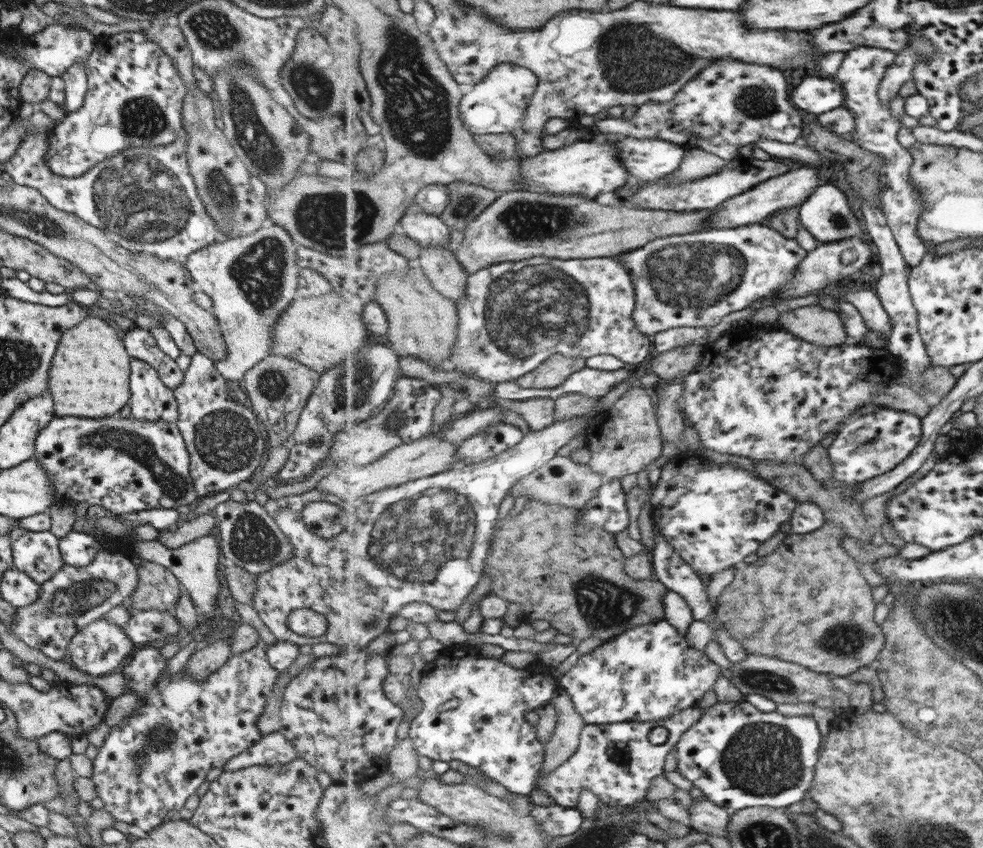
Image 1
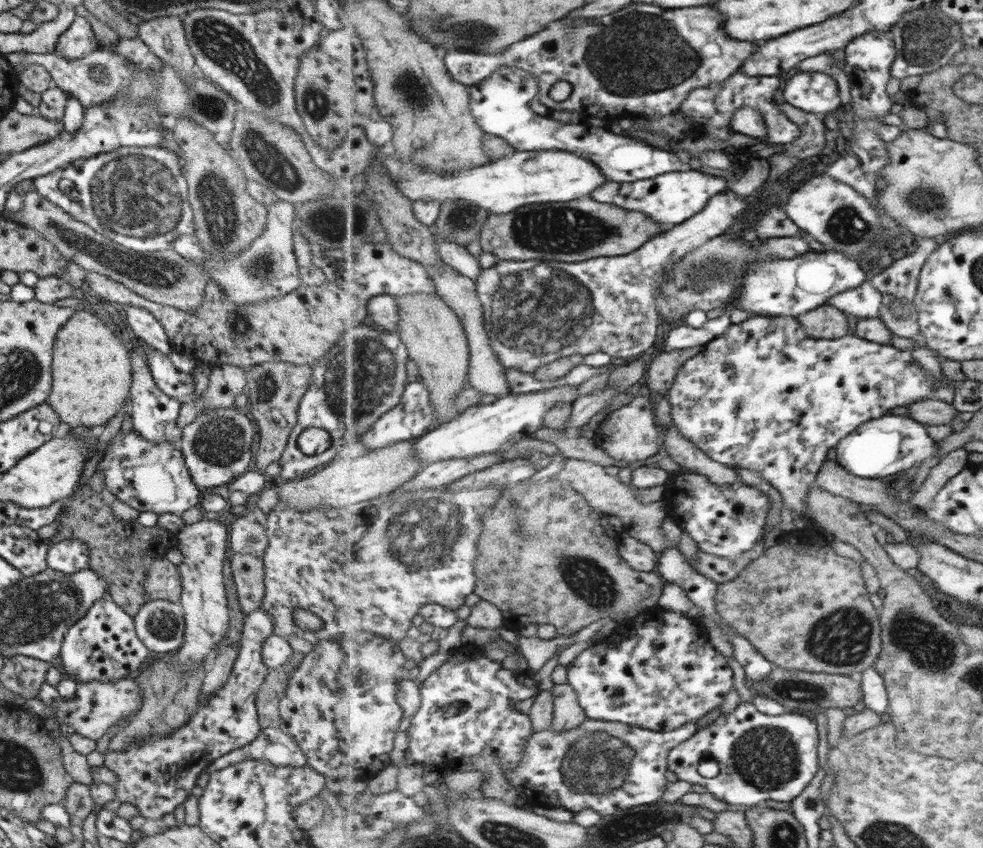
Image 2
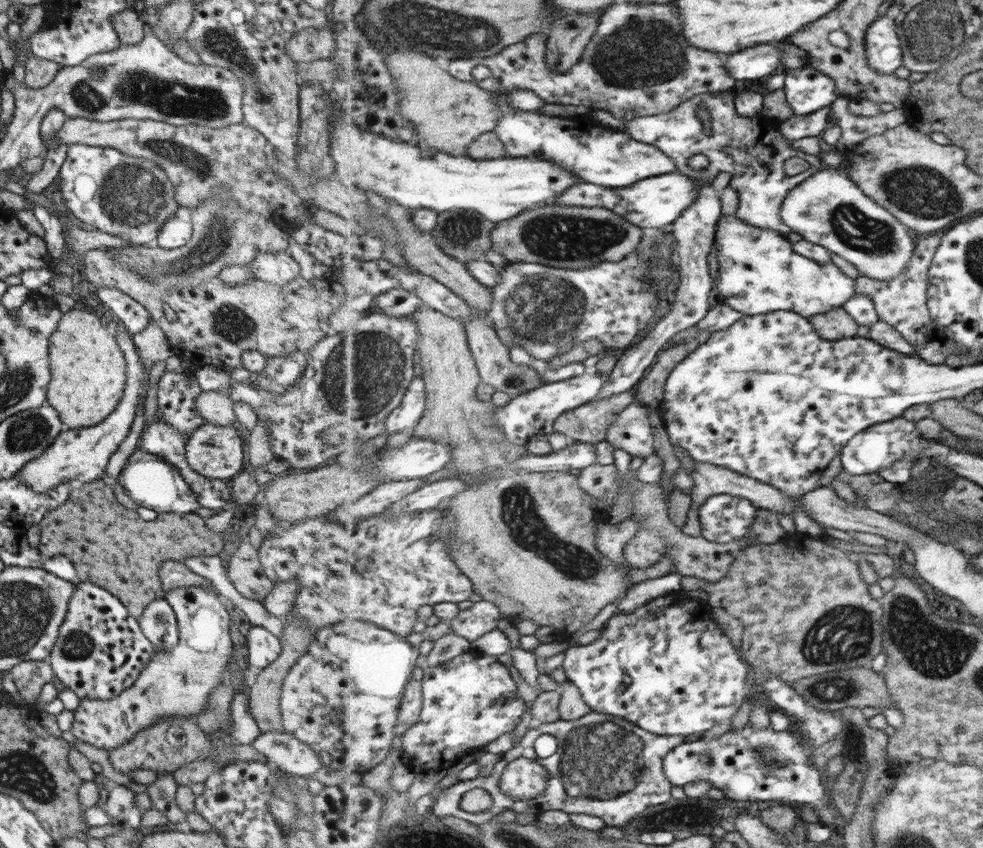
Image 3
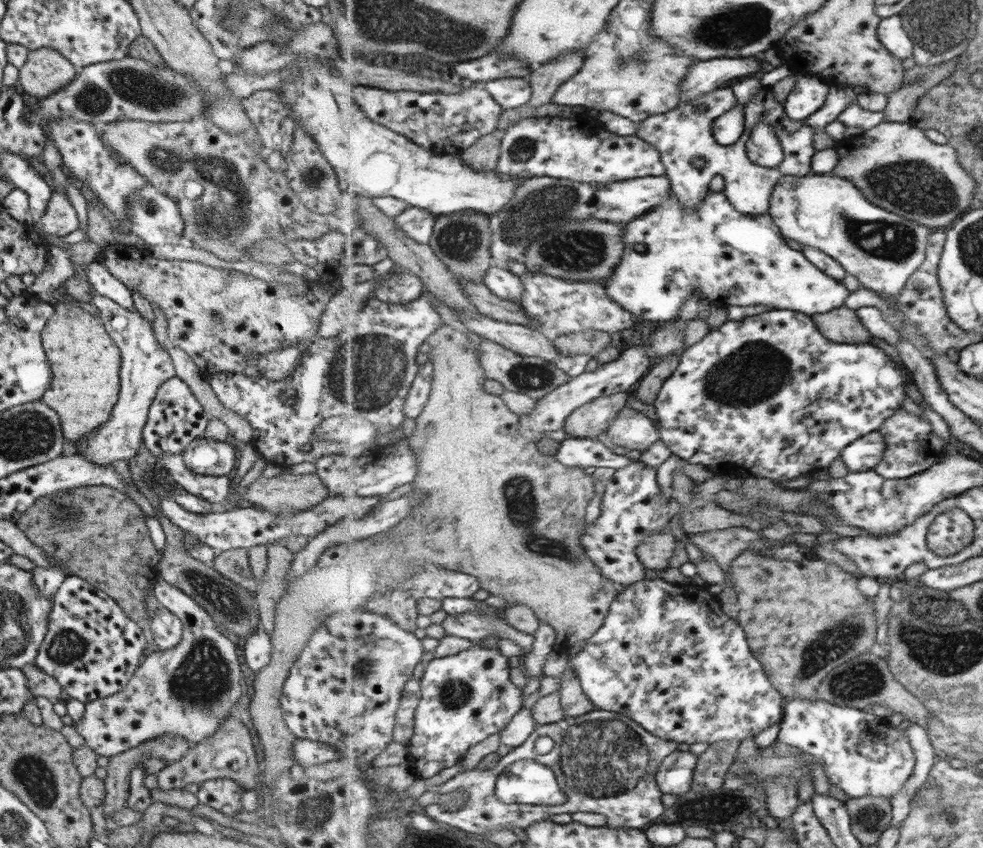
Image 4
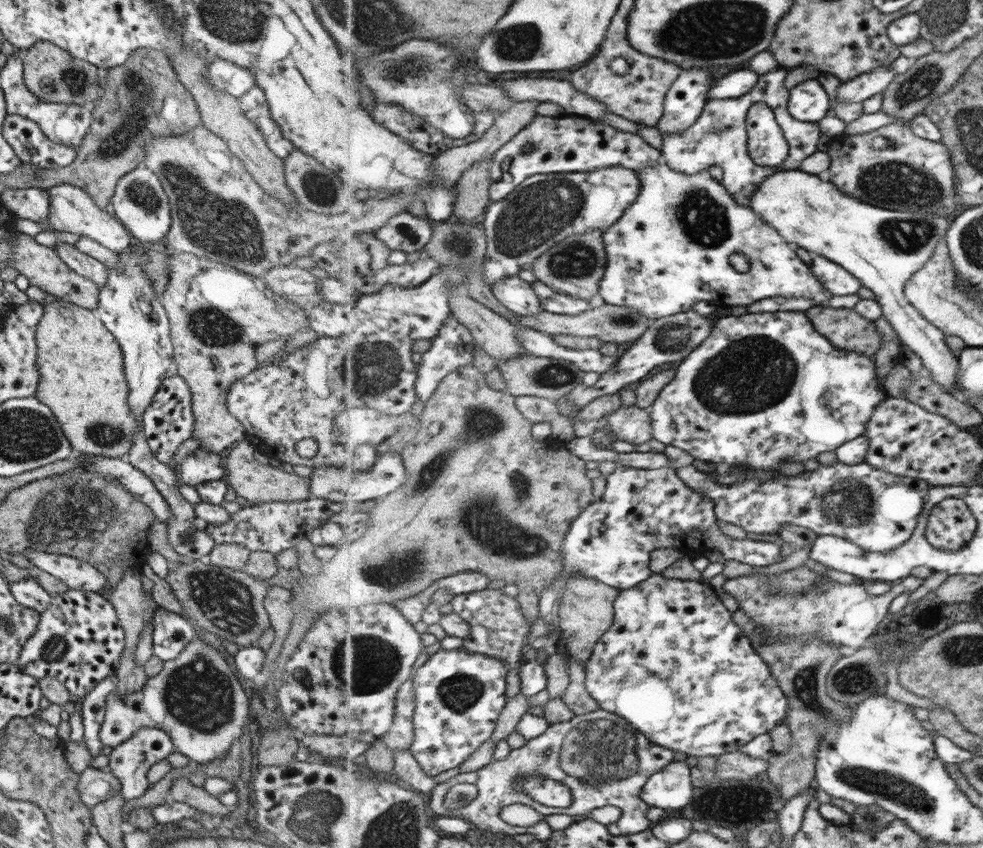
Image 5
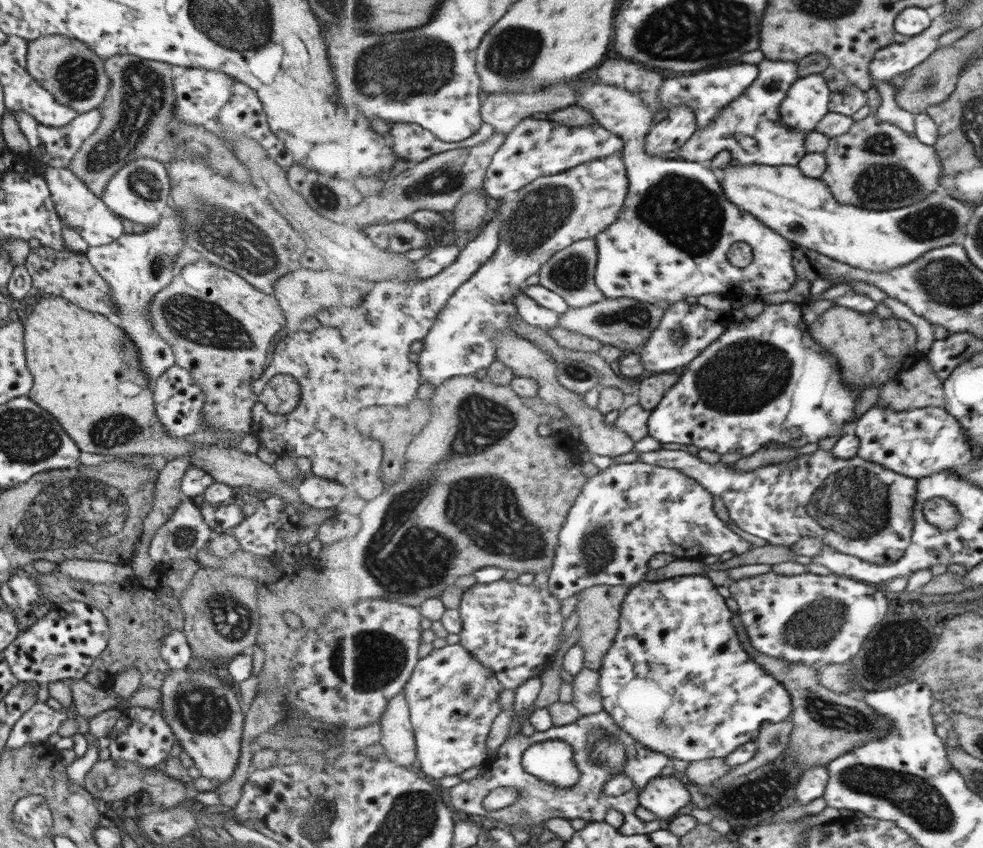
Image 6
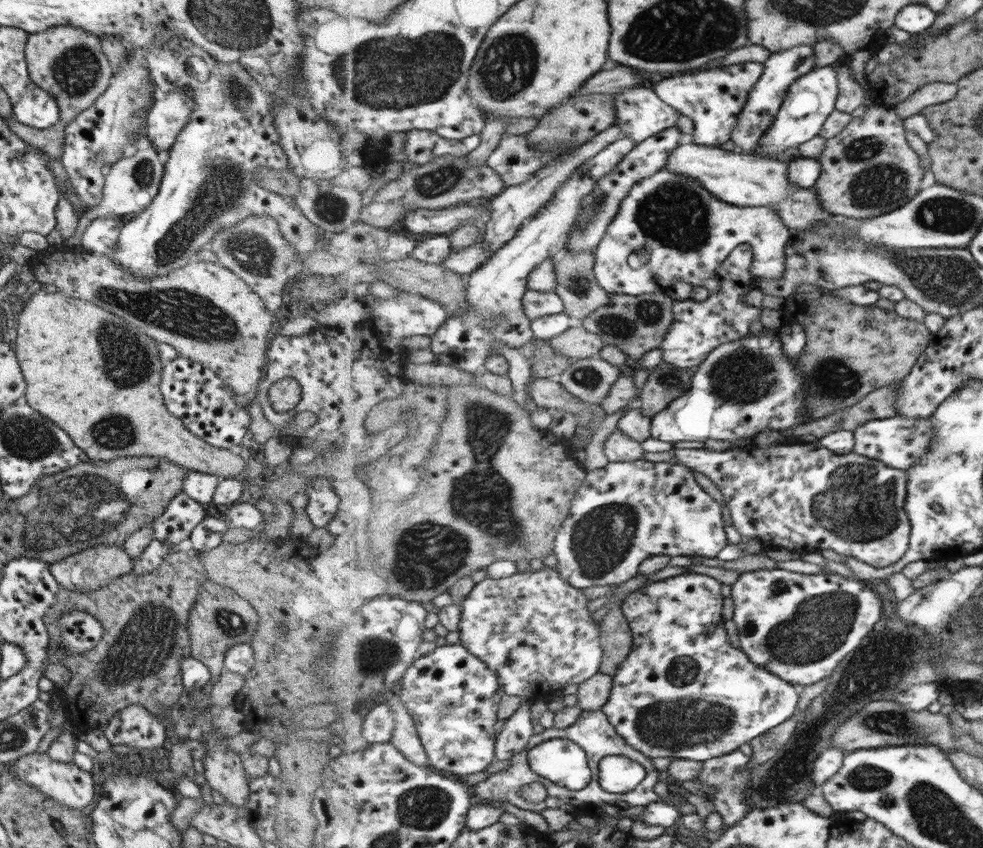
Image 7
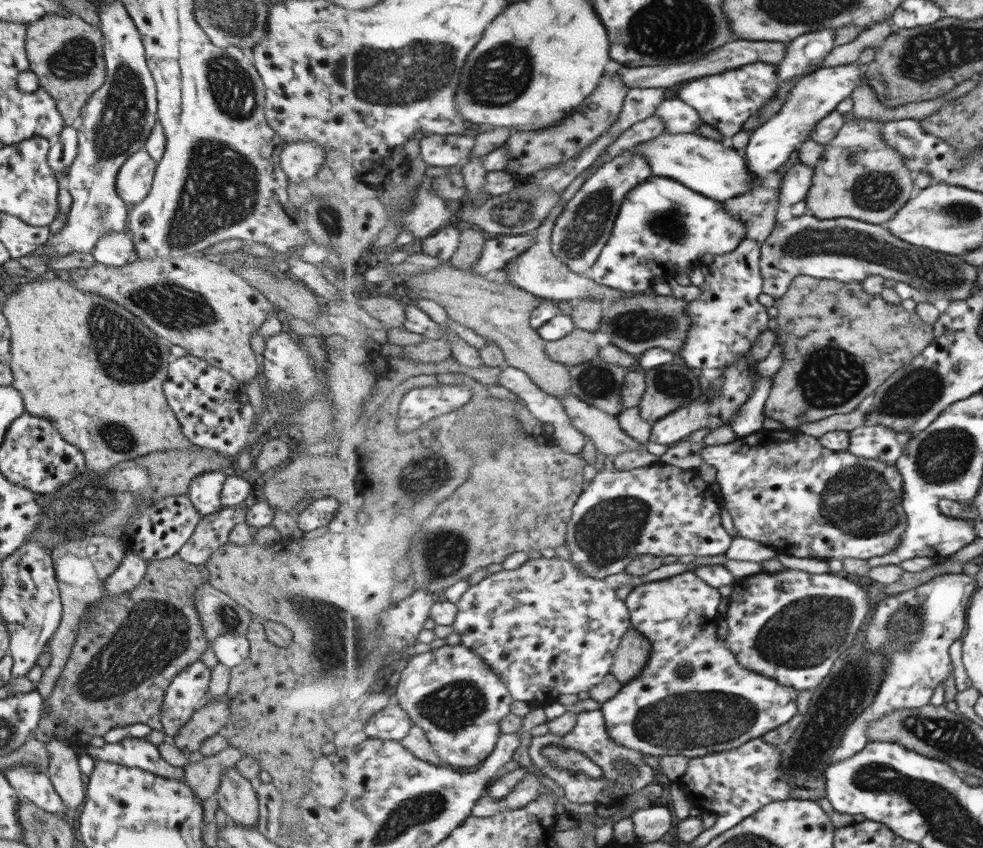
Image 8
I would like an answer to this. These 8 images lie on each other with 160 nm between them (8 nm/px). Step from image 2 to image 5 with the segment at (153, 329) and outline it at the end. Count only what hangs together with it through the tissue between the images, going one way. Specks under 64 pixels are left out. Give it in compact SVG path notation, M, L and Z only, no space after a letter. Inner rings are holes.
M57 243L52 248L73 273L93 282L98 288L107 285L107 272L101 262L83 254L75 246Z

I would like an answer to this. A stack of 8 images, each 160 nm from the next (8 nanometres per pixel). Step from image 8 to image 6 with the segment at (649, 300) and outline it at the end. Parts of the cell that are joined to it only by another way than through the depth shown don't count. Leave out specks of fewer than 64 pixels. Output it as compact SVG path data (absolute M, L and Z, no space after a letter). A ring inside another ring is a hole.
M607 298L601 302L593 303L589 306L570 308L561 315L558 322L559 327L563 327L573 333L599 340L604 345L612 345L621 350L640 354L649 342L649 337L660 325L665 316L666 310L656 304L641 302L634 298Z

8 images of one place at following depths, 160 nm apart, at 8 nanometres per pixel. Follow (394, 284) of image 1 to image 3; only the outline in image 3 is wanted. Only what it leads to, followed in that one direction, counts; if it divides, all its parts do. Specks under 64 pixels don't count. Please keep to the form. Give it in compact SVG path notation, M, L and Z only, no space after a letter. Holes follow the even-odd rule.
M421 304L412 314L412 319L418 324L420 337L417 353L422 367L421 377L426 382L426 409L413 430L413 437L451 445L452 461L446 466L453 471L450 477L474 478L474 484L470 488L465 488L463 493L444 501L441 508L457 517L457 538L453 541L454 559L474 583L475 592L496 603L508 616L531 619L540 626L553 626L557 630L567 630L569 626L573 626L577 628L577 632L606 606L625 596L633 584L661 578L676 571L673 559L667 554L657 564L644 569L624 569L603 554L597 542L598 528L602 525L601 510L597 510L597 498L585 493L580 487L577 475L567 471L531 473L514 468L514 462L518 458L531 454L527 452L525 445L510 444L506 440L503 429L494 423L497 406L477 399L477 386L482 378L463 322L427 304Z

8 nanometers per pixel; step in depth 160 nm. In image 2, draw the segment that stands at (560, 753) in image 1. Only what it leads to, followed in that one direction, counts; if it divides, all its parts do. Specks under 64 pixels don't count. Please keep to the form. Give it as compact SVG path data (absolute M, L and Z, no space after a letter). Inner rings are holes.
M569 684L555 685L551 690L555 697L554 724L555 732L567 732L583 725L588 720L580 704L580 696Z

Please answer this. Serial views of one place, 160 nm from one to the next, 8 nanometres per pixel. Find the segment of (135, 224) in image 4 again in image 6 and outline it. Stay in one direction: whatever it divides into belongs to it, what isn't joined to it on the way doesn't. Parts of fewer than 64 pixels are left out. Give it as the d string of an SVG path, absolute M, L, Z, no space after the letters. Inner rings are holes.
M149 157L136 158L114 172L106 182L100 200L114 215L151 229L157 225L169 203L169 188L168 175L162 162Z

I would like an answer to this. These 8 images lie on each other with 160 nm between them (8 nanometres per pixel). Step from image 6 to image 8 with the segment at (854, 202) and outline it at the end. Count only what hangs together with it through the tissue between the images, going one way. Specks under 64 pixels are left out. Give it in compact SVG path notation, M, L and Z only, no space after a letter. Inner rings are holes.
M849 117L838 135L826 144L825 152L815 167L813 184L810 185L805 200L812 216L821 220L853 218L873 225L885 226L911 200L917 191L915 173L908 167L904 154L884 139L883 124L882 121Z

